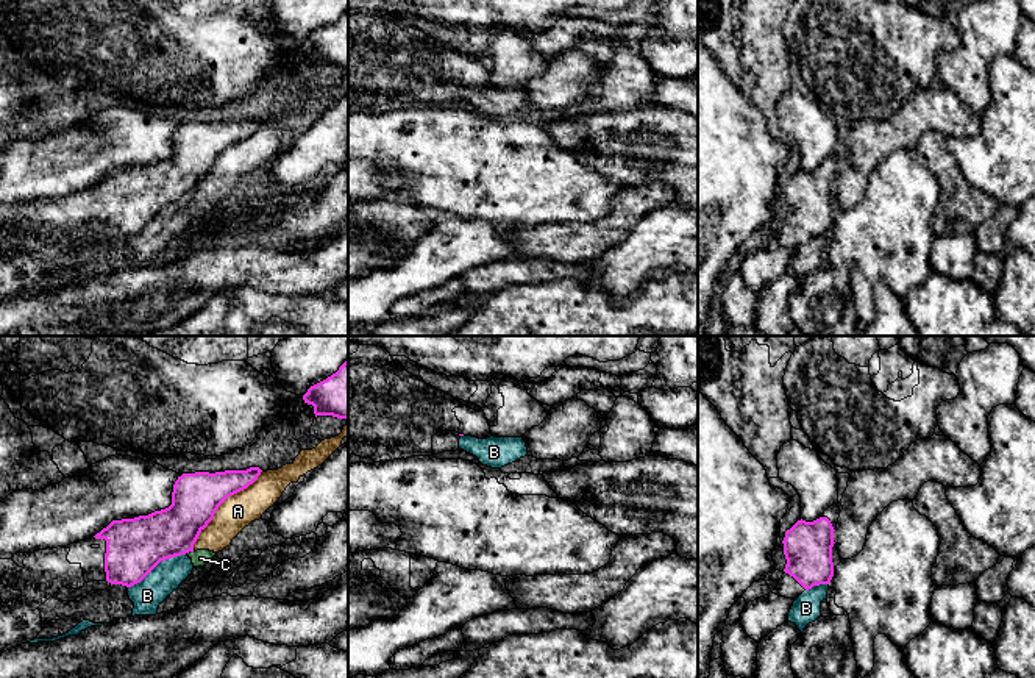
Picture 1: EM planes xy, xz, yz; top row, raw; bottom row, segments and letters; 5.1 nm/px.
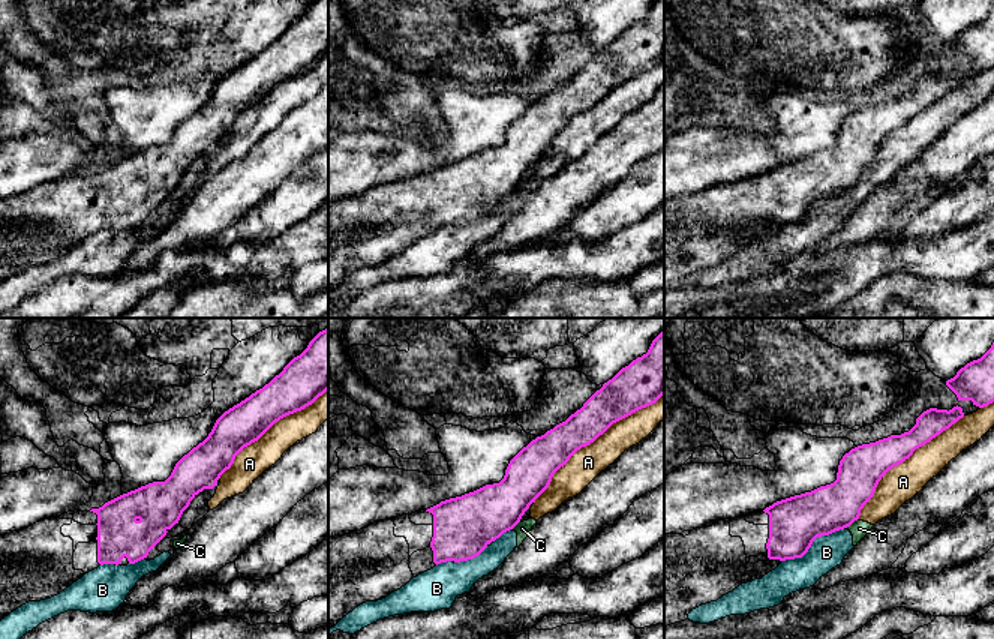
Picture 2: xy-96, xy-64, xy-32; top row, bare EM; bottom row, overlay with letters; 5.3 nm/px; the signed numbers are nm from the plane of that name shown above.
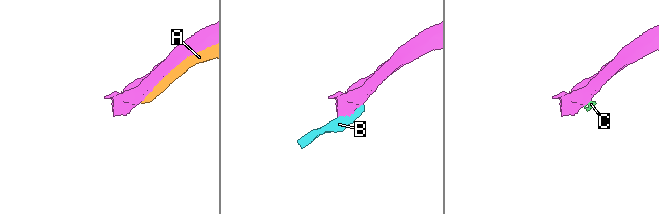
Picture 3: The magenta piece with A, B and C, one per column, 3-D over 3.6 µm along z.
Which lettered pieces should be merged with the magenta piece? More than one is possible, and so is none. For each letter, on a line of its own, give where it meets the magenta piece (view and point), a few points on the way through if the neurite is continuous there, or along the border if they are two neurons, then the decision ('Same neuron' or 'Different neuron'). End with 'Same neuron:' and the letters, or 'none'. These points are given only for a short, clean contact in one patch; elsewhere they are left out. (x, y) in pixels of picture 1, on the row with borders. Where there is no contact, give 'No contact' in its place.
A: Touches magenta at xy (220, 503). Different neuron
B: Touches magenta at xy (156, 564). Boundary: xy (184, 553), (160, 561), (128, 588). Different neuron
C: Touches magenta at xy (189, 550). Boundary: xy (194, 550), (184, 553). Different neuron
Same neuron: none

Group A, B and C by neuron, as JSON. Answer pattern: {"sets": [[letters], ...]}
{"sets": [["A", "B", "C"]]}

